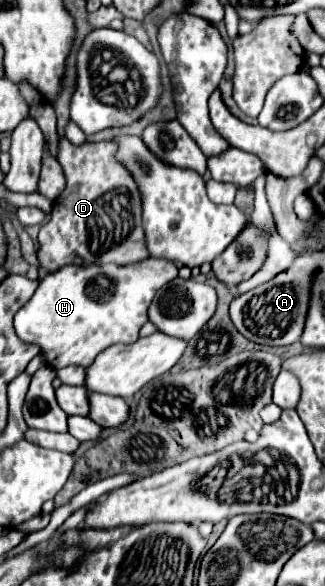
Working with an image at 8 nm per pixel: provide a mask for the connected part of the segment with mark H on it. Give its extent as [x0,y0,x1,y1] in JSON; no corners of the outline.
[16,257,176,369]

